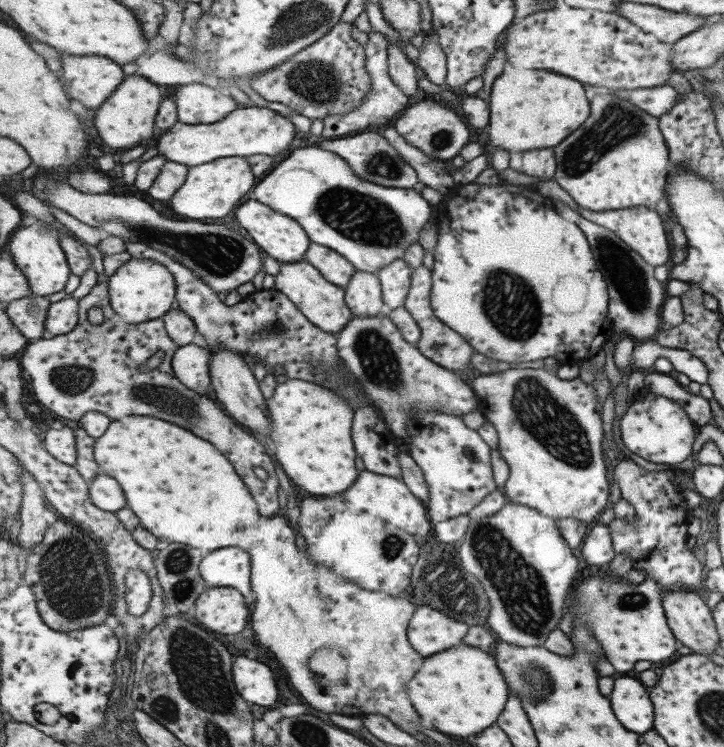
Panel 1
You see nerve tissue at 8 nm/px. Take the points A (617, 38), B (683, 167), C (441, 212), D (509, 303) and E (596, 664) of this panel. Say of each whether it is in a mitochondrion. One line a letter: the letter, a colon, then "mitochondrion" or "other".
A: other
B: other
C: other
D: mitochondrion
E: other

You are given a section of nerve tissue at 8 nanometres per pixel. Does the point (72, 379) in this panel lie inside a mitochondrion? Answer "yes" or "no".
yes

